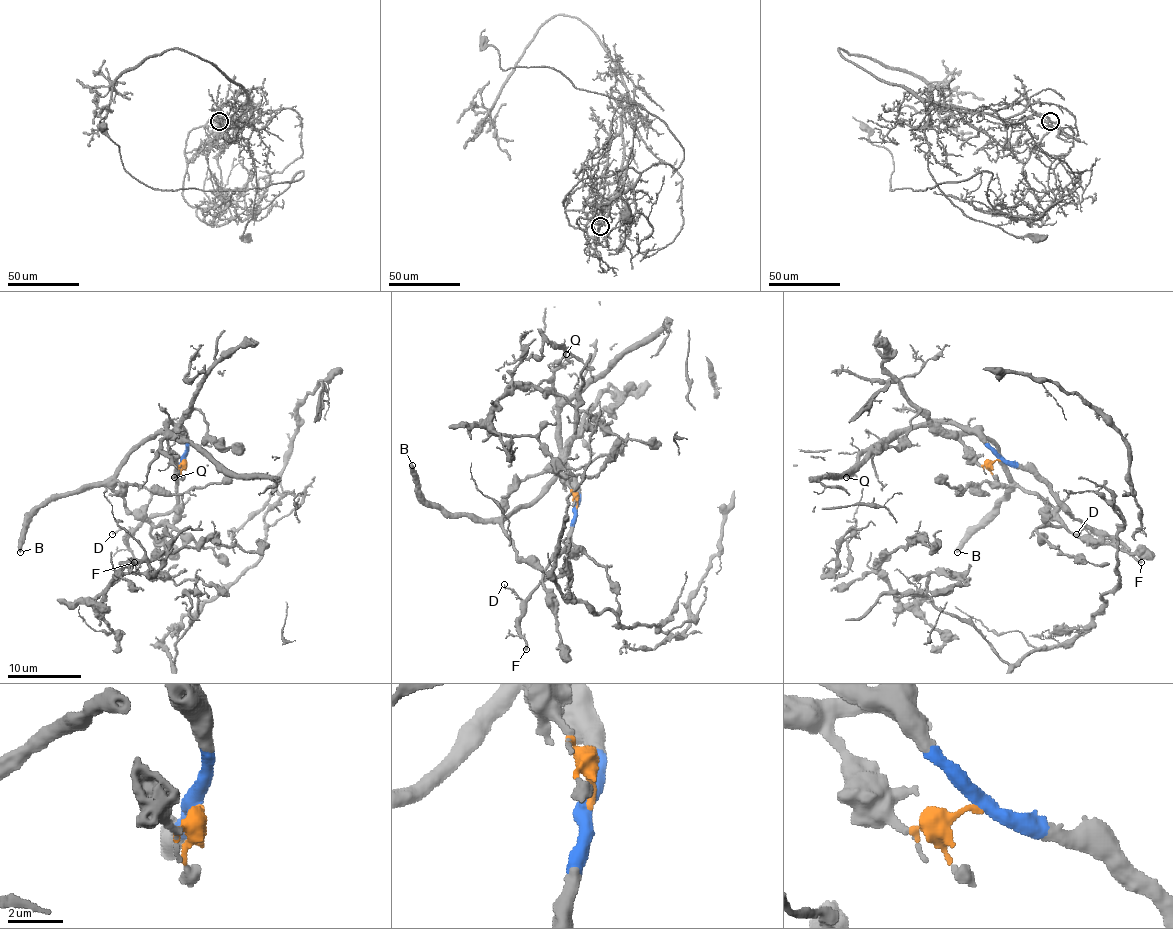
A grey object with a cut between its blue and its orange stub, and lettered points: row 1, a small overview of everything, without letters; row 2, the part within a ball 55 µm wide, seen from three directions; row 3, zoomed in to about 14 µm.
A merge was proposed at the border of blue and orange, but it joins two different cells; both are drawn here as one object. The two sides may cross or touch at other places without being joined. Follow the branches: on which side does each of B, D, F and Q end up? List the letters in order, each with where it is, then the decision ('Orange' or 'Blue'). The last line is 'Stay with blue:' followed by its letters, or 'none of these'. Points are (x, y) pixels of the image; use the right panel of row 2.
B: Place: (957, 552). Orange
D: Place: (1076, 534). Blue
F: Place: (1141, 562). Blue
Q: Place: (846, 477). Blue
Stay with blue: D, F, Q

